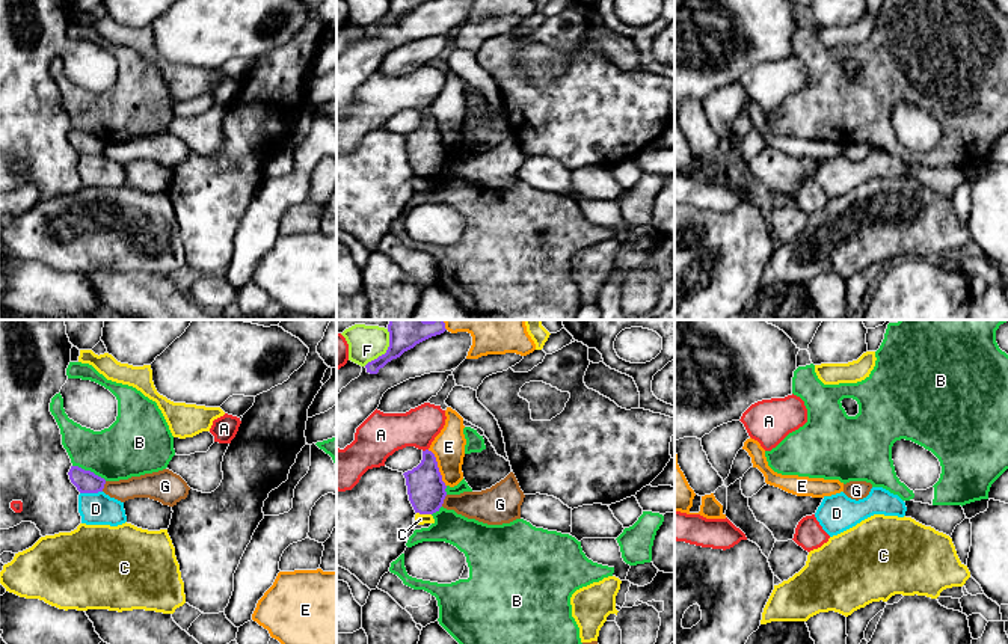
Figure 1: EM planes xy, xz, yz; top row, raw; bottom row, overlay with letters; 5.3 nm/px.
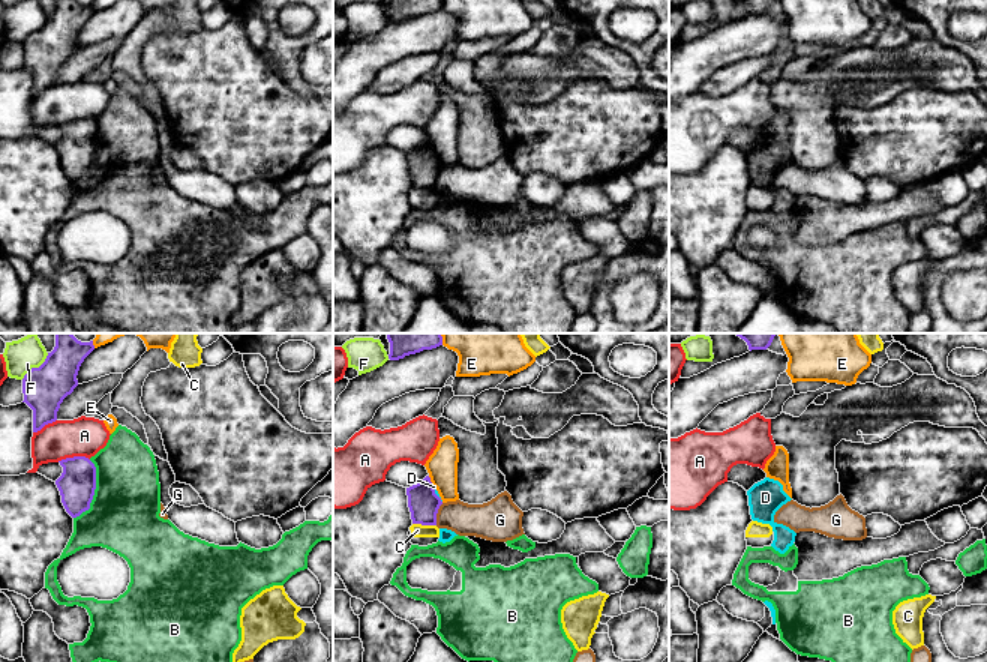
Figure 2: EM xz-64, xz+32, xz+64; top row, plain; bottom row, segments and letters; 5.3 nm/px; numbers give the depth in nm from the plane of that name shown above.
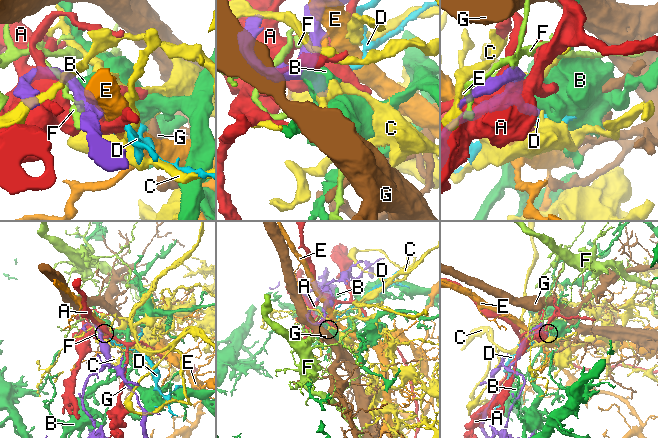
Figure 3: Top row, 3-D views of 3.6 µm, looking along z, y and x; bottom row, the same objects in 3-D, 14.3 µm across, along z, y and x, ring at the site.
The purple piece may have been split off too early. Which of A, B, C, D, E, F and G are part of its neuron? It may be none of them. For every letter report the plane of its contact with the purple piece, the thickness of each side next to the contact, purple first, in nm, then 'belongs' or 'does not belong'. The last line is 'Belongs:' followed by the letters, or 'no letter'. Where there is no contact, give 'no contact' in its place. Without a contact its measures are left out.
A: contact in xz; calibres 200 and 220 nm; does not belong
B: contact in xy; calibres 120 and 300 nm; does not belong
C: contact in xz; calibres 200 and 60 nm; does not belong
D: contact in xy; calibres 120 and 180 nm; does not belong
E: contact in xz; calibres 200 and 180 nm; does not belong
F: contact in xz; calibres 200 and 190 nm; does not belong
G: contact in xz; calibres 200 and 180 nm; does not belong
Belongs: no letter

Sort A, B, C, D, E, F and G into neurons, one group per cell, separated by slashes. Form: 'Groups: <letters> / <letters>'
Groups: A / B / C / D / E / F / G

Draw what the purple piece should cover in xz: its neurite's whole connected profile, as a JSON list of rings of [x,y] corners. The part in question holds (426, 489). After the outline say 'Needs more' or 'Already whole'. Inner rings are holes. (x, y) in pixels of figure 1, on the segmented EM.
[[[429,449],[423,451],[421,463],[403,475],[415,513],[433,514],[439,511],[447,496],[447,486],[442,481],[435,454]]]. Already whole

